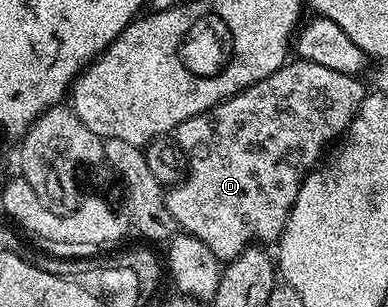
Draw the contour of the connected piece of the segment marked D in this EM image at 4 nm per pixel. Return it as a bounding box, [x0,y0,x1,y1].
[165,60,367,260]

